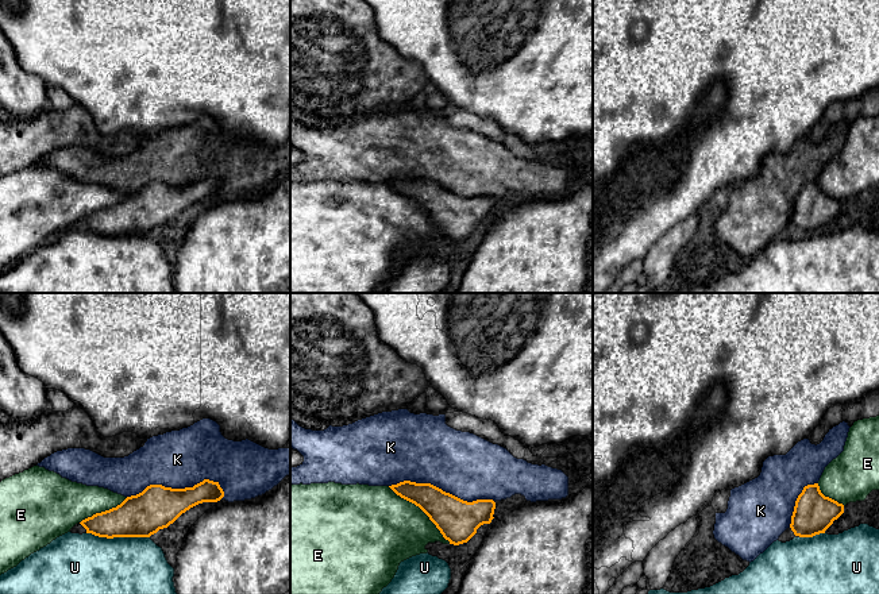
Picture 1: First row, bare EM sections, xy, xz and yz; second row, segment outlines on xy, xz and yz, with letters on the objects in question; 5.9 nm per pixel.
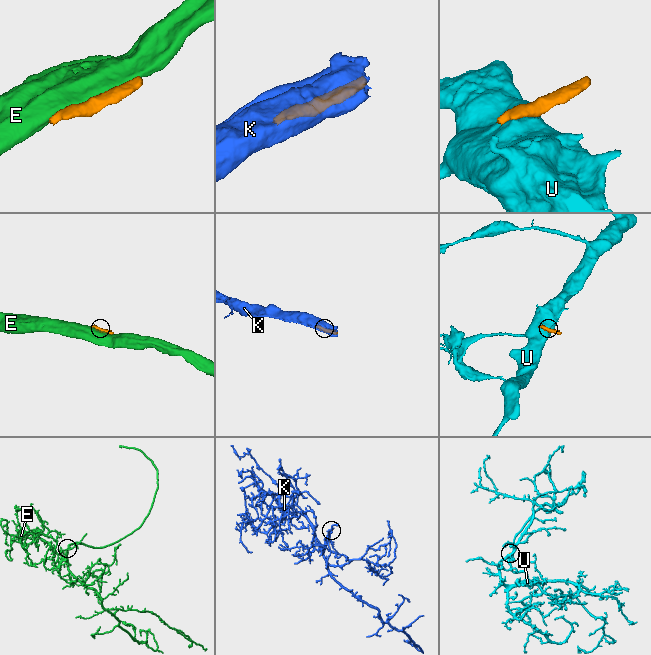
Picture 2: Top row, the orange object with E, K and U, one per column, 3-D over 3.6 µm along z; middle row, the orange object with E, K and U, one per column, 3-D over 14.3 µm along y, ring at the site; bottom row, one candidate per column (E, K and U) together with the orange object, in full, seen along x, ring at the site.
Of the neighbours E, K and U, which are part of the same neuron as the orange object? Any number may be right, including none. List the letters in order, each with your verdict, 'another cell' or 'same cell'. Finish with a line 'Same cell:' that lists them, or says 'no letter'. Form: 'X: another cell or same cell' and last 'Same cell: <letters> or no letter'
E: another cell
K: same cell
U: another cell
Same cell: K

